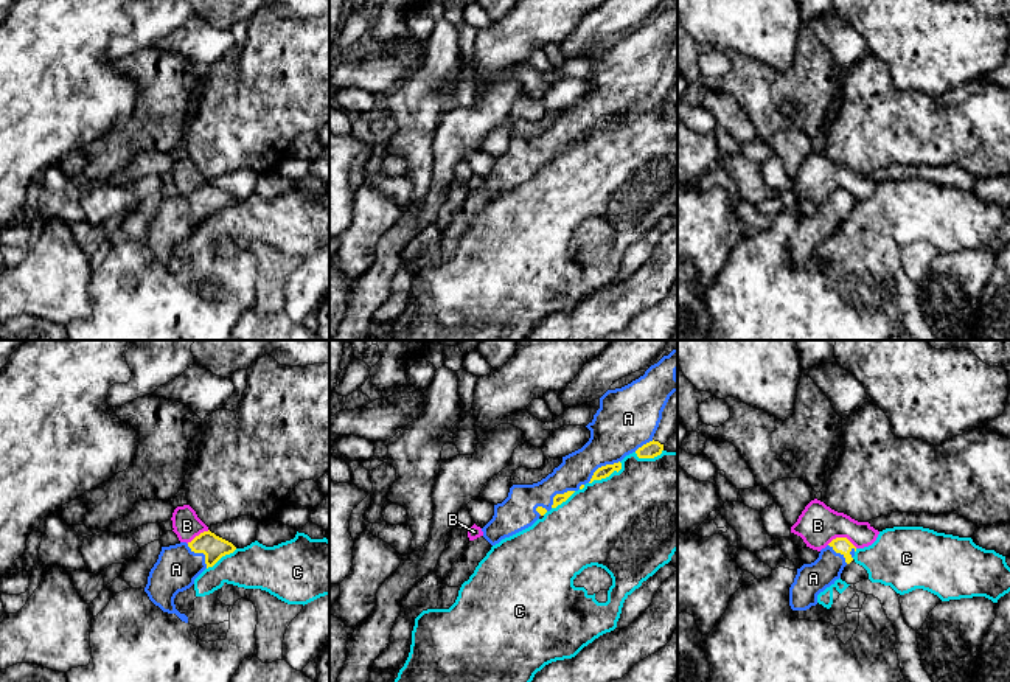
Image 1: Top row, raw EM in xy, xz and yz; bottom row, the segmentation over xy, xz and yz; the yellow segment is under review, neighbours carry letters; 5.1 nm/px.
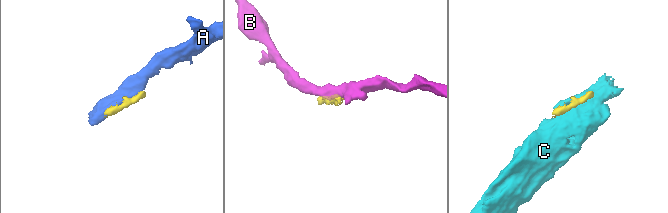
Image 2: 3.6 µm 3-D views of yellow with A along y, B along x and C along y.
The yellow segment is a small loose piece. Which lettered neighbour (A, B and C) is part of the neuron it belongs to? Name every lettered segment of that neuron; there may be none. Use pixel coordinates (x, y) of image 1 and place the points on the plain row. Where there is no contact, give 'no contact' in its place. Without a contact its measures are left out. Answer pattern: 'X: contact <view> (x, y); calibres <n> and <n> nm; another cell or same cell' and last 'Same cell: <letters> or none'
A: contact xz (602, 118); calibres 60 and 300 nm; same cell
B: contact yz (842, 190); calibres 90 and 220 nm; another cell
C: contact xz (606, 128); calibres 60 and 480 nm; another cell
Same cell: A

